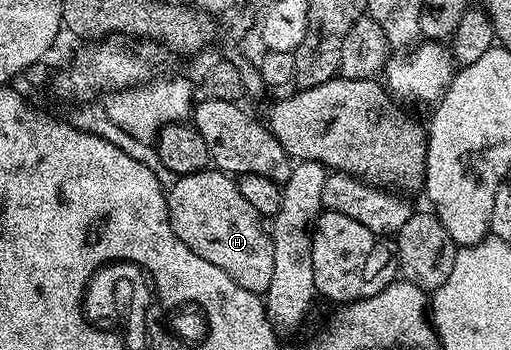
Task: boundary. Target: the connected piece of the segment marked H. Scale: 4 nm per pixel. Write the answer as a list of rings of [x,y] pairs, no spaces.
[[[210,167],[178,176],[175,185],[167,191],[165,202],[175,235],[199,259],[207,259],[207,263],[219,267],[223,275],[231,275],[239,287],[252,293],[263,295],[271,287],[271,275],[275,272],[273,238],[261,213],[243,199],[230,174]]]

